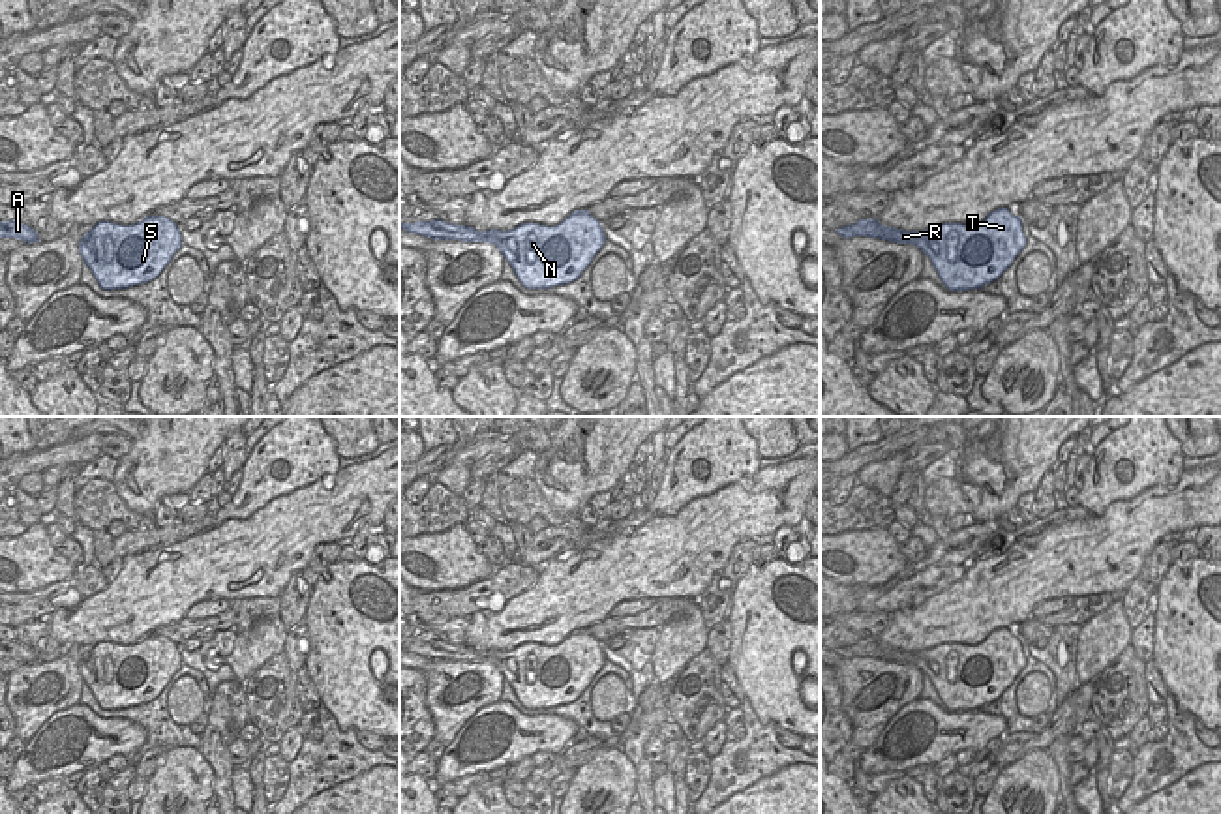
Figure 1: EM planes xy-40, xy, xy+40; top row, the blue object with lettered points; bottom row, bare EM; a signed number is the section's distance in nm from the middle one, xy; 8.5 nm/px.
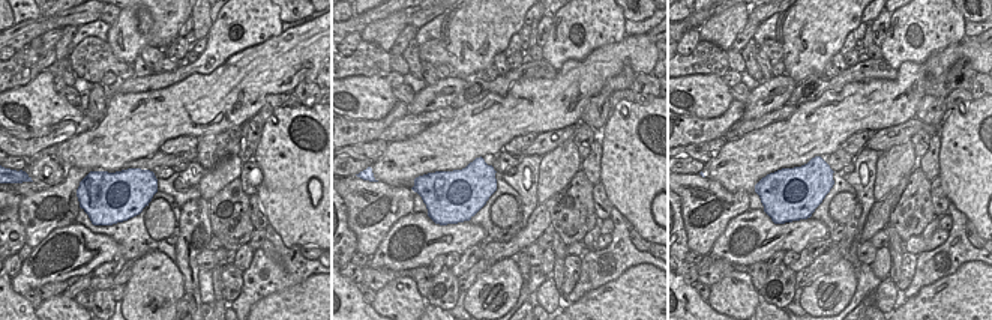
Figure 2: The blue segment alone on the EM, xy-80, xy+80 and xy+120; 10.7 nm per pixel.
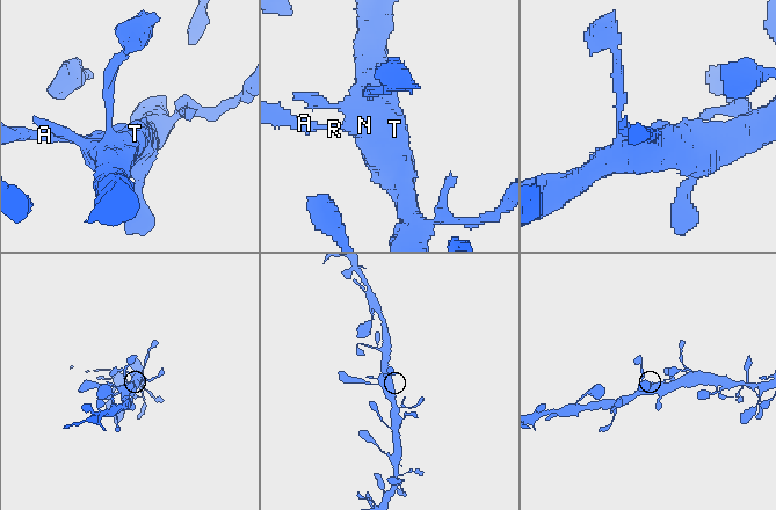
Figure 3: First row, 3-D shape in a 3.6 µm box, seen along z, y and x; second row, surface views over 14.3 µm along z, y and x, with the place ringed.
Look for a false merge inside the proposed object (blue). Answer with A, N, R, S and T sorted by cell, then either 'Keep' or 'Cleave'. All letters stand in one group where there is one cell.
Groups: A N R S T. Keep

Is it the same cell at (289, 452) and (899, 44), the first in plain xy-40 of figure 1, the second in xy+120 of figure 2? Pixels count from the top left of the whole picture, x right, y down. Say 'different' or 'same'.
same

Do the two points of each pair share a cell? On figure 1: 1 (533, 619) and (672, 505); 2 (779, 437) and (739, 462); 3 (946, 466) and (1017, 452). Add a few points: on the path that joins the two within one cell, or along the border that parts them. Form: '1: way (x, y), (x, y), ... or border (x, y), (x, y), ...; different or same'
1: border (702, 497), (693, 497), (674, 514), (655, 516); different
2: border (749, 436), (762, 456); different
3: border (961, 451), (953, 477); different

